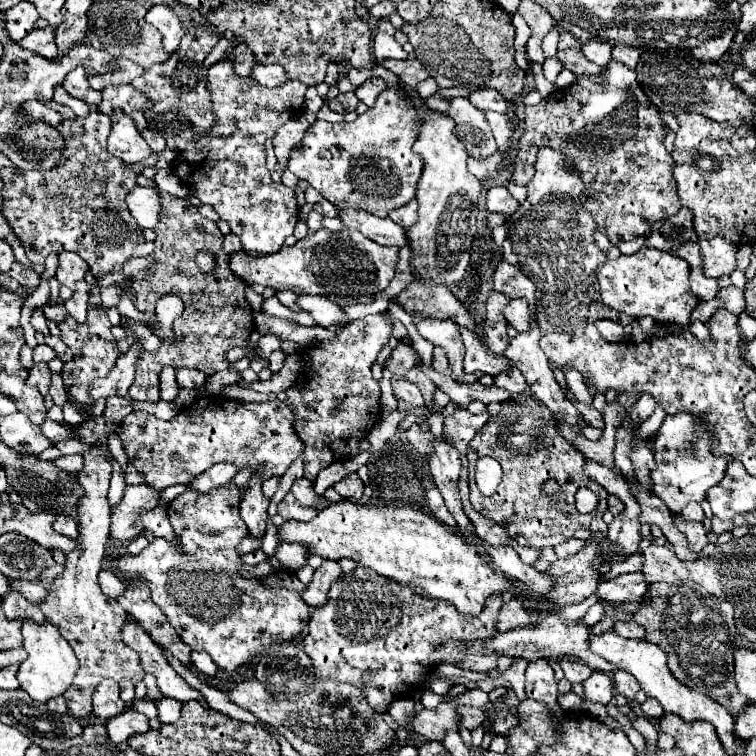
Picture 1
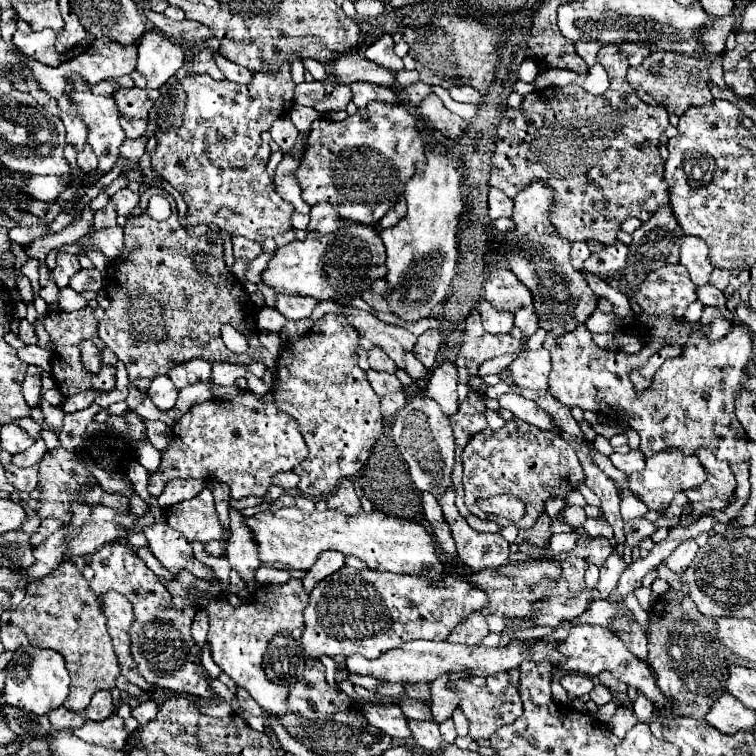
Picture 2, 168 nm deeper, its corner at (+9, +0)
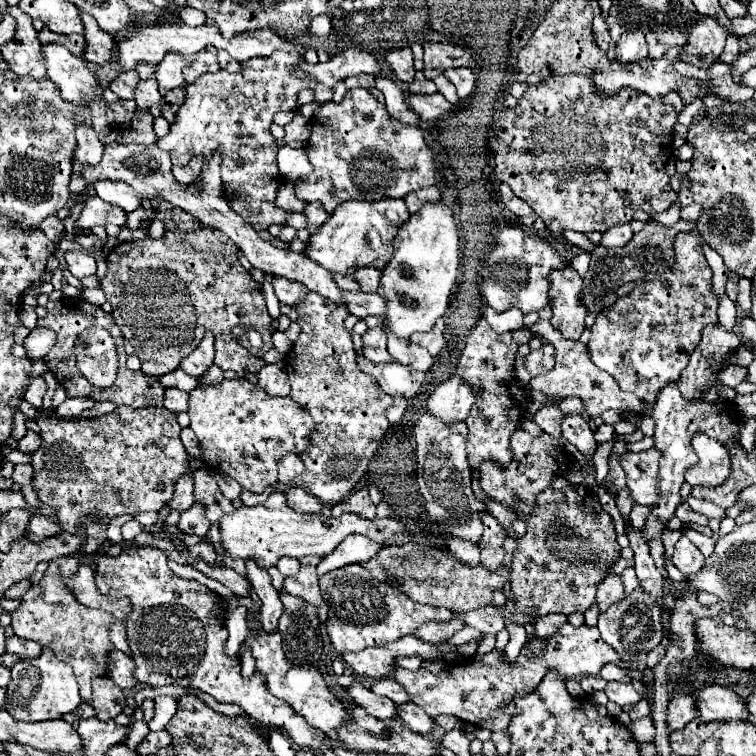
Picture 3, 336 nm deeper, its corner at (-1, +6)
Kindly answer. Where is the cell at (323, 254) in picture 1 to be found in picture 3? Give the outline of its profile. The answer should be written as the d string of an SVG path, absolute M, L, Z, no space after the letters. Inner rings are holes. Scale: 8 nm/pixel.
M382 199L376 203L362 203L362 201L348 201L342 203L328 221L310 235L304 255L328 269L330 273L350 275L352 269L360 267L374 267L384 269L392 259L394 247L392 241L400 229L400 225L410 217L402 199Z

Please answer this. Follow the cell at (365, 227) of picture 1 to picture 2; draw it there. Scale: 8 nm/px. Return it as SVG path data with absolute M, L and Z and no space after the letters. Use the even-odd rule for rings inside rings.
M318 203L310 209L308 231L334 233L338 229L338 221L340 221L340 217L334 213L334 209L328 207L328 203Z

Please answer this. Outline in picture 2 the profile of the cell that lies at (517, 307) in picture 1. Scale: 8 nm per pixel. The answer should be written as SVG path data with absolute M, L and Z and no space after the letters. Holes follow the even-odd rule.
M482 301L478 305L478 313L480 313L480 319L482 319L482 325L488 333L492 335L500 335L500 333L510 333L512 327L514 327L514 315L510 313L502 313L498 311L496 307L492 307L490 303Z

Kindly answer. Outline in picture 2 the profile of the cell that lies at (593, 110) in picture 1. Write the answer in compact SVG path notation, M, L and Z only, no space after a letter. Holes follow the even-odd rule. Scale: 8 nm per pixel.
M604 45L600 49L600 65L608 71L610 77L610 89L604 95L592 95L584 89L580 89L578 85L566 85L566 87L548 87L548 89L540 89L540 91L532 91L526 97L522 97L522 103L518 109L506 109L500 125L498 125L498 141L496 141L496 151L492 155L492 165L490 165L490 185L494 185L496 189L502 189L510 199L516 197L518 191L522 191L522 187L528 187L532 181L544 181L552 187L554 191L554 205L548 211L548 219L554 225L554 229L558 231L560 237L564 237L566 241L574 243L574 241L600 241L602 245L612 245L616 241L616 233L620 231L620 225L628 219L628 217L636 217L640 221L650 219L650 215L654 215L654 211L658 211L660 207L666 207L668 195L666 195L666 181L664 181L664 159L658 153L658 145L660 145L660 137L668 127L668 111L662 105L646 105L636 91L630 87L630 83L626 81L626 71L628 71L628 59L626 55L622 55L618 45Z

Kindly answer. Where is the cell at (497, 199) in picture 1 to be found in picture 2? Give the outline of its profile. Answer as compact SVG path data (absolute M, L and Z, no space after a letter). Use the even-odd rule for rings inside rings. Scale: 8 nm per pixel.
M490 187L490 193L488 193L488 213L490 213L490 219L498 219L498 217L512 217L512 199L506 197L500 189L496 187Z

